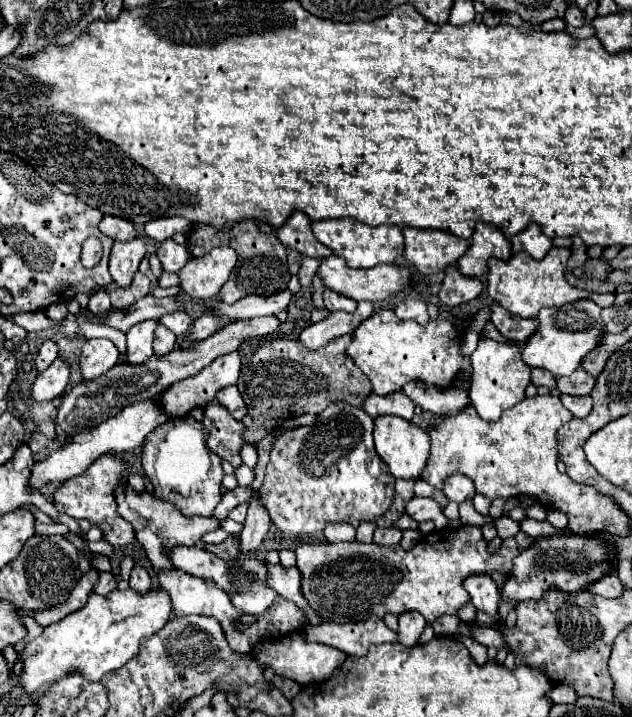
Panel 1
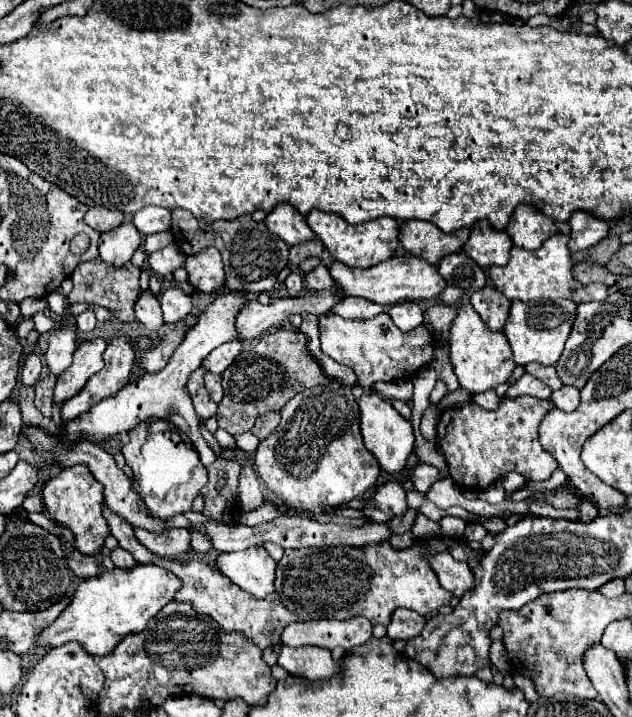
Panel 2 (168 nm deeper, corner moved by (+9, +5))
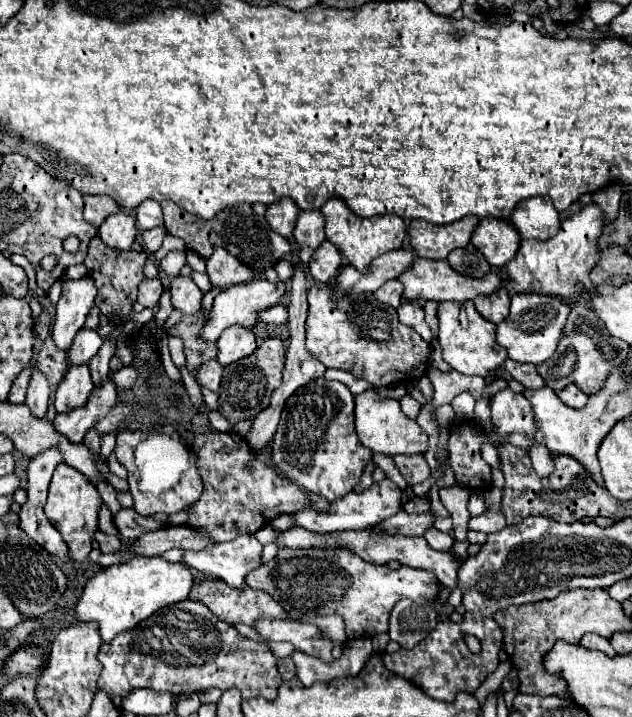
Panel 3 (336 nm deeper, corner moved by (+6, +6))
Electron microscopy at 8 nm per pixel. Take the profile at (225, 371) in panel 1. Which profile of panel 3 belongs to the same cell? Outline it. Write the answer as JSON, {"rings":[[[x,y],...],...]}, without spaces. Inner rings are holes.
{"rings":[[[230,326],[222,332],[218,338],[218,362],[222,366],[228,366],[240,358],[246,358],[256,350],[256,336],[252,330],[244,326]]]}

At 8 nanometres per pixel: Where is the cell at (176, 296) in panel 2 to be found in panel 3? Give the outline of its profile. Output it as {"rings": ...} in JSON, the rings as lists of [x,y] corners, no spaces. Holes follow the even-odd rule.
{"rings":[[[176,276],[170,282],[172,306],[184,314],[196,314],[202,308],[202,292],[190,276]]]}

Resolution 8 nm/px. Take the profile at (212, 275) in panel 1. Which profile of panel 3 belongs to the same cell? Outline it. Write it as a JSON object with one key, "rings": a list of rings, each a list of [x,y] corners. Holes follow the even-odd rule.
{"rings":[[[216,248],[214,254],[206,260],[206,270],[214,286],[234,286],[254,280],[256,272],[240,262],[236,256],[228,254],[224,248]]]}

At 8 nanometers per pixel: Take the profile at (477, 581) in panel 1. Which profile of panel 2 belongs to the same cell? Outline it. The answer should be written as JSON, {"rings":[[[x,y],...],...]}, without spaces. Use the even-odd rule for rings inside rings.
{"rings":[[[437,553],[429,557],[429,561],[435,567],[441,587],[451,591],[457,599],[463,597],[467,591],[475,589],[475,577],[467,563],[455,561],[449,553]]]}

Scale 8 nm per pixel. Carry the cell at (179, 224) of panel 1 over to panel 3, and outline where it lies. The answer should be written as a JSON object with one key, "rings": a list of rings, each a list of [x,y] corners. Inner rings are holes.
{"rings":[[[144,200],[138,208],[136,208],[136,222],[140,226],[140,230],[150,230],[156,226],[164,226],[162,220],[162,208],[156,200]]]}

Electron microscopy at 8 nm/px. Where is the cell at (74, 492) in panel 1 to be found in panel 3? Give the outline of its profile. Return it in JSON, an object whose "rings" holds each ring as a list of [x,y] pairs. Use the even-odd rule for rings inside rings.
{"rings":[[[58,464],[50,482],[48,492],[48,504],[44,506],[44,512],[48,520],[56,526],[56,530],[62,534],[66,546],[68,546],[68,558],[72,562],[84,562],[92,542],[92,534],[98,530],[98,508],[102,504],[100,494],[92,486],[92,482],[80,474],[76,468],[68,464]]]}

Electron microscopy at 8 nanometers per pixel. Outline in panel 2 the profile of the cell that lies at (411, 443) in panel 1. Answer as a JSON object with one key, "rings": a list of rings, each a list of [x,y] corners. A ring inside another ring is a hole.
{"rings":[[[363,395],[363,399],[359,399],[359,407],[363,407],[363,441],[365,447],[377,457],[379,465],[383,471],[387,473],[399,473],[405,465],[405,459],[409,457],[409,453],[413,451],[415,445],[415,433],[411,427],[411,421],[407,421],[405,417],[401,417],[389,401],[375,397],[375,395]]]}

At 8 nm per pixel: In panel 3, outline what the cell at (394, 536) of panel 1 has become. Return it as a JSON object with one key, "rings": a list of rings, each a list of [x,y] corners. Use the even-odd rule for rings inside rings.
{"rings":[[[414,496],[412,500],[408,500],[408,502],[404,504],[404,510],[406,510],[406,512],[412,512],[412,514],[430,512],[430,498],[428,498],[428,496],[422,496],[422,498]]]}

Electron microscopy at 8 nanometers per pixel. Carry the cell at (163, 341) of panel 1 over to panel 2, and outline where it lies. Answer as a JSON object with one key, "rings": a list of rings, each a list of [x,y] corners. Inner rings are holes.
{"rings":[[[145,291],[137,299],[135,317],[137,317],[137,321],[141,321],[145,325],[147,331],[159,331],[165,325],[163,315],[161,315],[161,305],[159,305],[159,301],[155,299],[155,295],[151,291]]]}

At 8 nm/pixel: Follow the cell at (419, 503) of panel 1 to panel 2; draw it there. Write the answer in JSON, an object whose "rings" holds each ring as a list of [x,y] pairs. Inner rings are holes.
{"rings":[[[387,481],[379,487],[373,499],[365,501],[365,515],[375,523],[385,523],[391,517],[403,515],[407,511],[407,493],[397,481]]]}

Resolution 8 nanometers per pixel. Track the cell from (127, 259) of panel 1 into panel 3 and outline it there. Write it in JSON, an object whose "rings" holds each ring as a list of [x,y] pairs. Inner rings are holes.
{"rings":[[[124,212],[110,214],[98,228],[98,236],[112,248],[130,250],[132,242],[136,240],[136,220]]]}

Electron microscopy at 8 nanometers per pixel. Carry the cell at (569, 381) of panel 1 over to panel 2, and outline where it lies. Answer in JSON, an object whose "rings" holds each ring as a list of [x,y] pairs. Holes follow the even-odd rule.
{"rings":[[[527,363],[527,365],[525,365],[525,371],[531,373],[531,375],[535,375],[537,379],[541,379],[541,381],[543,381],[545,385],[549,385],[553,391],[563,387],[563,385],[561,385],[561,379],[559,379],[559,375],[557,375],[557,371],[555,371],[555,367],[545,367],[545,365],[541,365],[541,363]]]}

